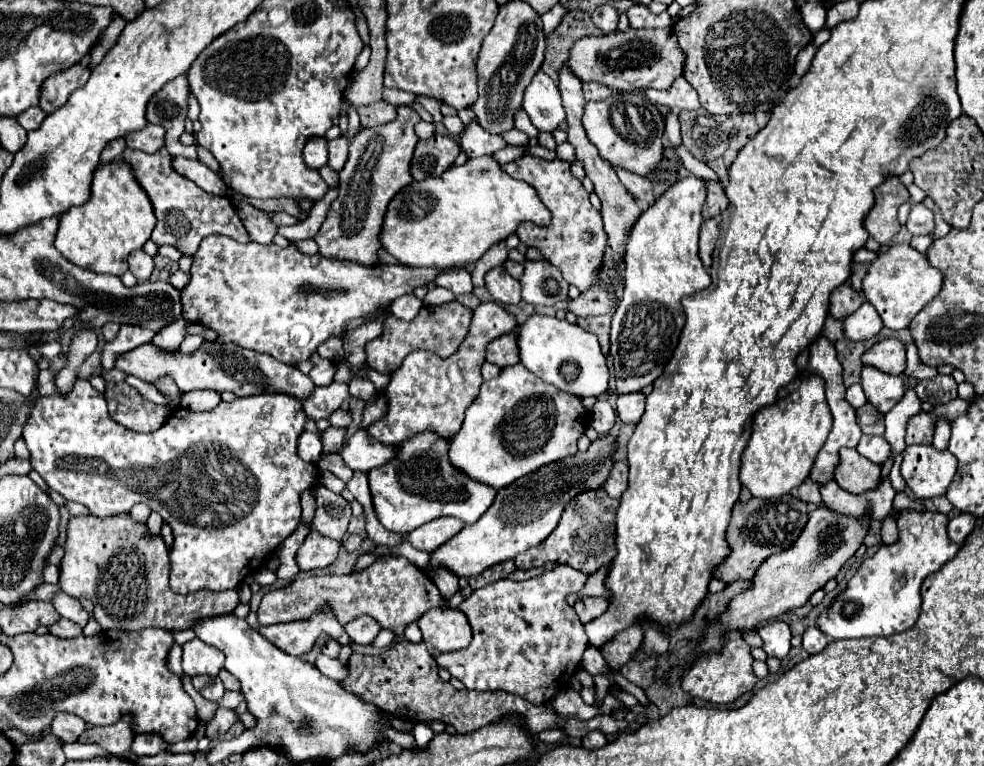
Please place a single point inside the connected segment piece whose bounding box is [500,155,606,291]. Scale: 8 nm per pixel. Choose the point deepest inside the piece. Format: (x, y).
(575, 240)

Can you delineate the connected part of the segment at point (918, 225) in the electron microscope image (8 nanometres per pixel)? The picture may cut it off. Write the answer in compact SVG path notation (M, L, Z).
M922 203L914 205L906 223L906 229L912 235L930 235L934 231L934 213L926 209Z

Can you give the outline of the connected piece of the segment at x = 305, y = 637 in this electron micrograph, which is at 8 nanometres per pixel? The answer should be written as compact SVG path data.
M330 607L318 609L310 619L304 621L292 621L292 623L280 623L280 625L268 625L258 627L258 631L268 637L270 643L274 643L278 649L292 657L304 657L314 647L316 639L324 633L328 637L336 637L340 645L348 645L350 639L344 631L344 627L336 621Z

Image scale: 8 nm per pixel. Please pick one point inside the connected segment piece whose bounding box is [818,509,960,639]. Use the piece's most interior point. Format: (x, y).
(883, 598)

